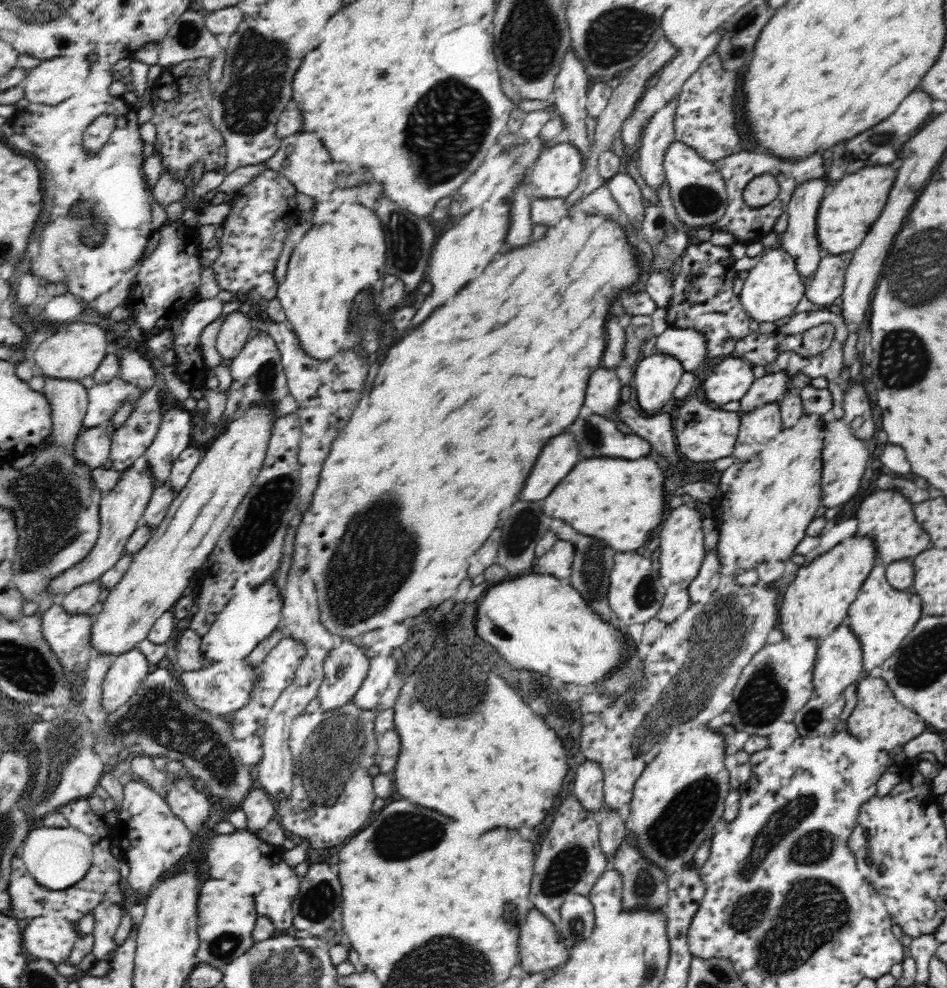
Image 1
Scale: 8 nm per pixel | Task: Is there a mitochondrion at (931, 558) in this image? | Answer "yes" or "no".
no

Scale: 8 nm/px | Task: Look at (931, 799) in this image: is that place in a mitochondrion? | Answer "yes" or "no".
no

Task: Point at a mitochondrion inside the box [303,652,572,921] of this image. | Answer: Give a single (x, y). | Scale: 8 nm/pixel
(402, 835)

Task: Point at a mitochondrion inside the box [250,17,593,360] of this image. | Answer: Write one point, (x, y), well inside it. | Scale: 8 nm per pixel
(452, 117)

